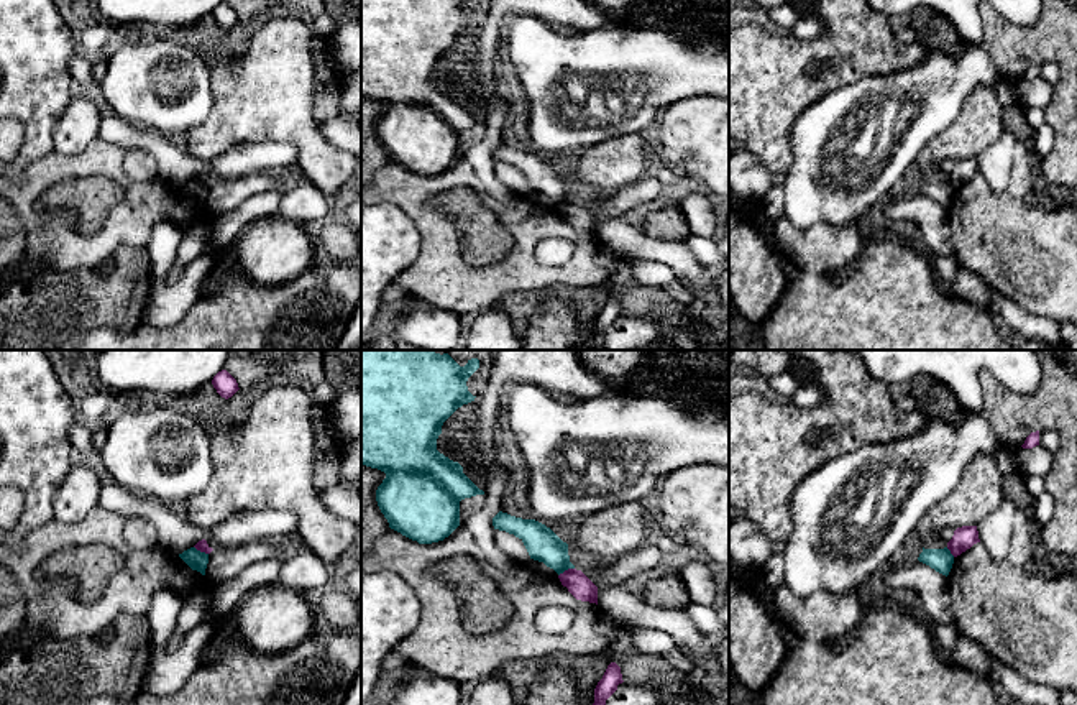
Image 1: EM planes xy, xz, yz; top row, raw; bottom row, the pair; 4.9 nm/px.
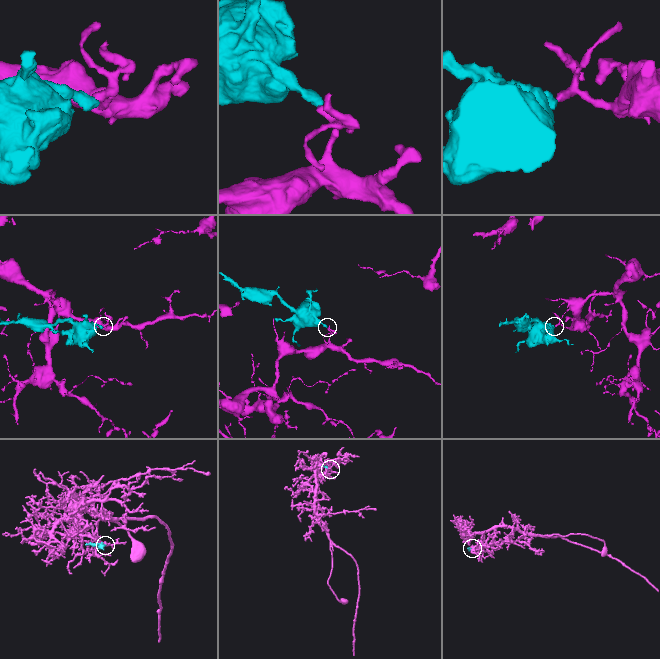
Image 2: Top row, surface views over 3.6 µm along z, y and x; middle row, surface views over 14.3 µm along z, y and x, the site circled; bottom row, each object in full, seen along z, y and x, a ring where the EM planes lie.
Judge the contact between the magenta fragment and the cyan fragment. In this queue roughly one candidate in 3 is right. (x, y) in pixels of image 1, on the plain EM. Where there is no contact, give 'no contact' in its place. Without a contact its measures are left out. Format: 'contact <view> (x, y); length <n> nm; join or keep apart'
contact xz (565, 202); length 90 nm; keep apart

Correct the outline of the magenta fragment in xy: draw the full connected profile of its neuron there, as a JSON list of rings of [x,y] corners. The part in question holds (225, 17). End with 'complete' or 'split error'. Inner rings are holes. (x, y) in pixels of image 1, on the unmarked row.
[[[227,2],[218,3],[213,8],[212,16],[225,31],[231,30],[240,21],[236,12]]] | complete

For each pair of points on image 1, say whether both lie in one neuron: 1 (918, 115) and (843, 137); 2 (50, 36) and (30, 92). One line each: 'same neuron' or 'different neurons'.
1: same neuron
2: same neuron

